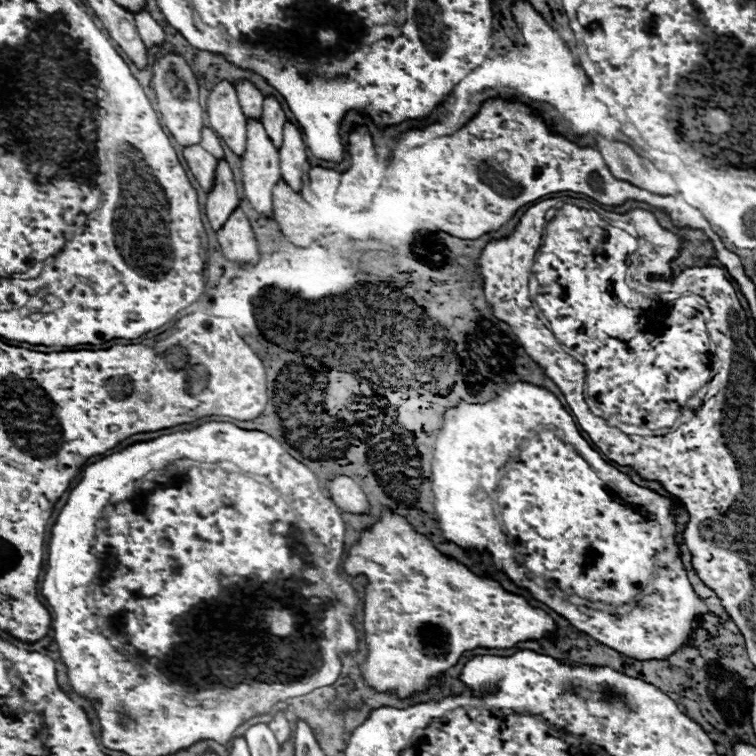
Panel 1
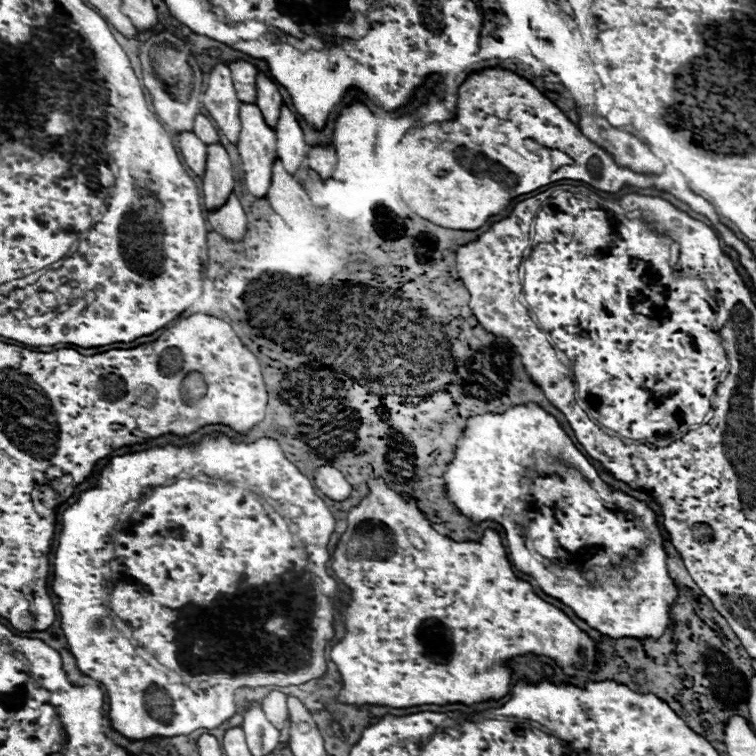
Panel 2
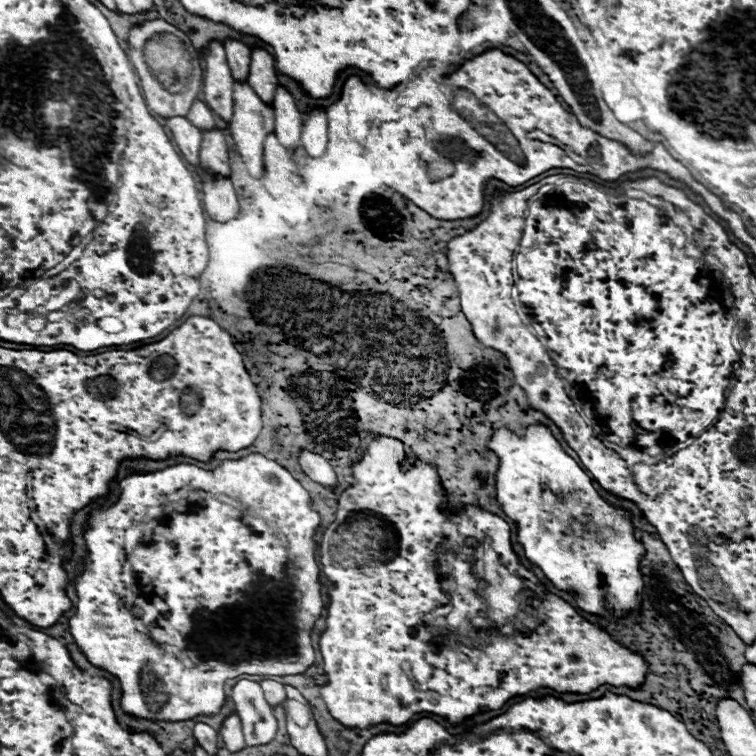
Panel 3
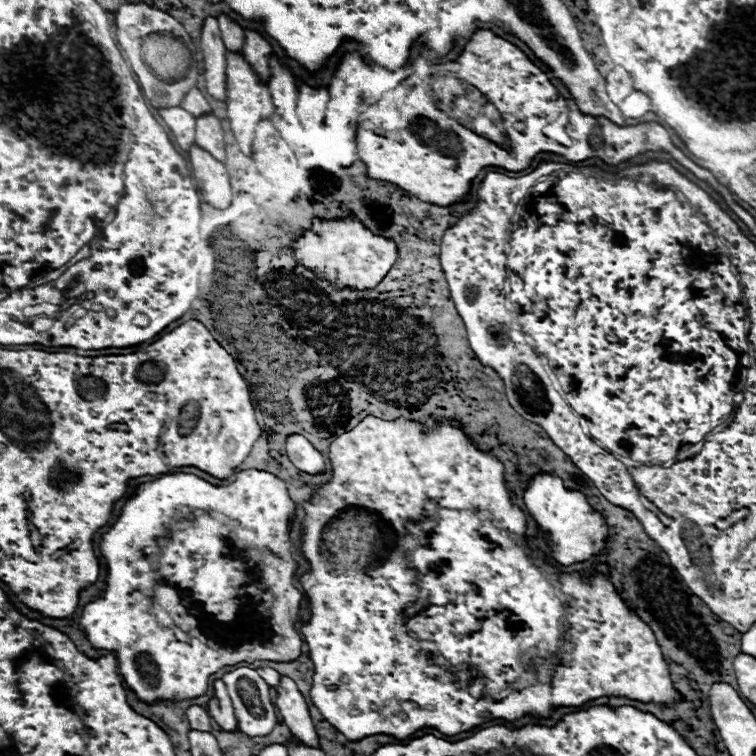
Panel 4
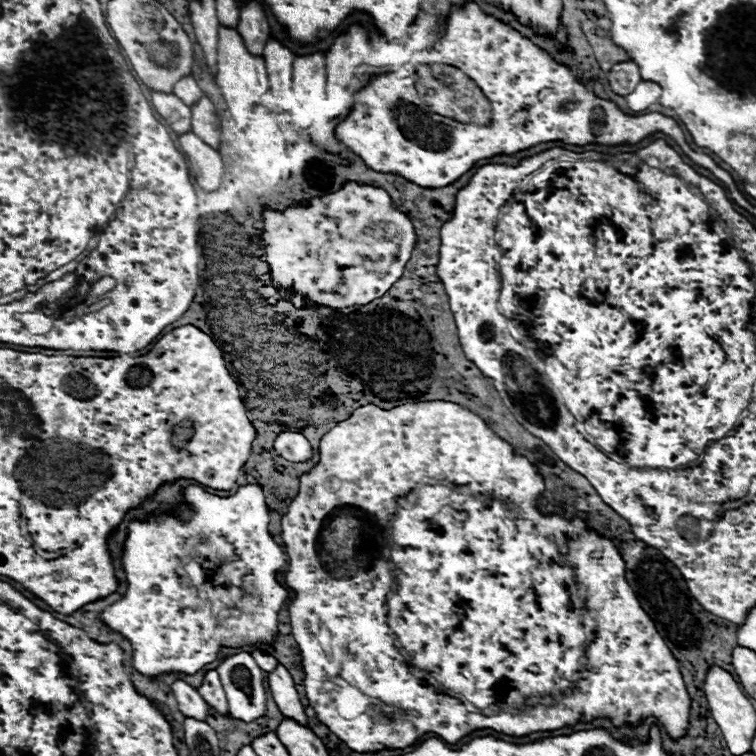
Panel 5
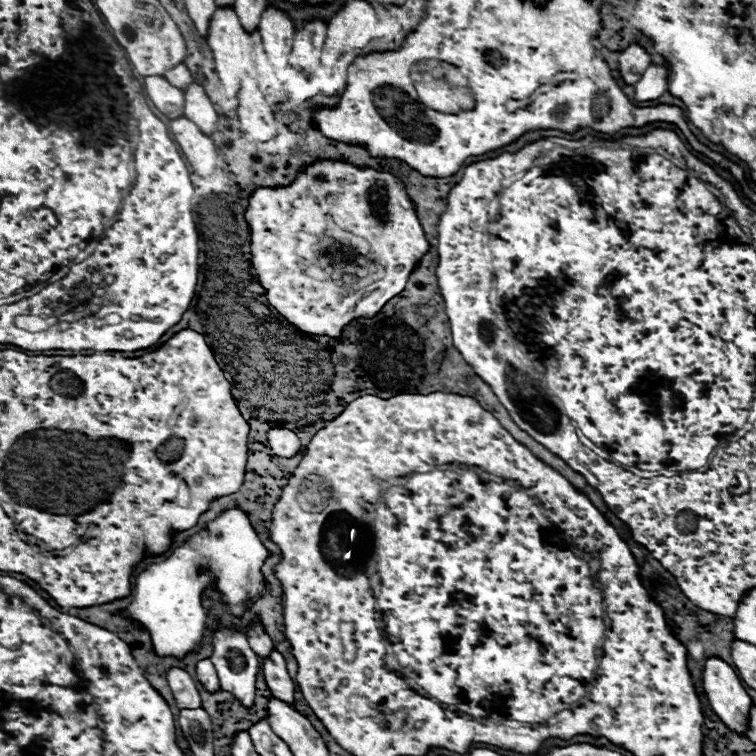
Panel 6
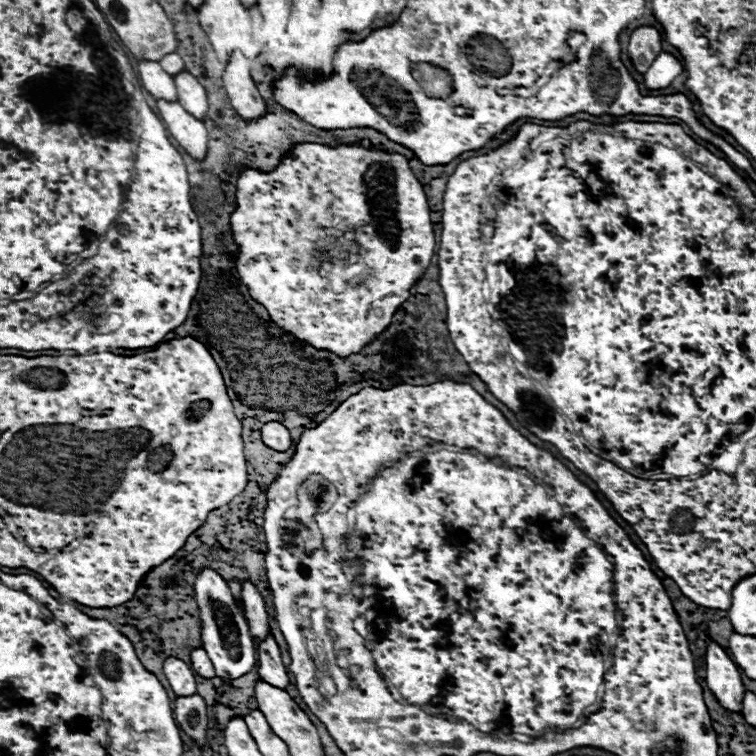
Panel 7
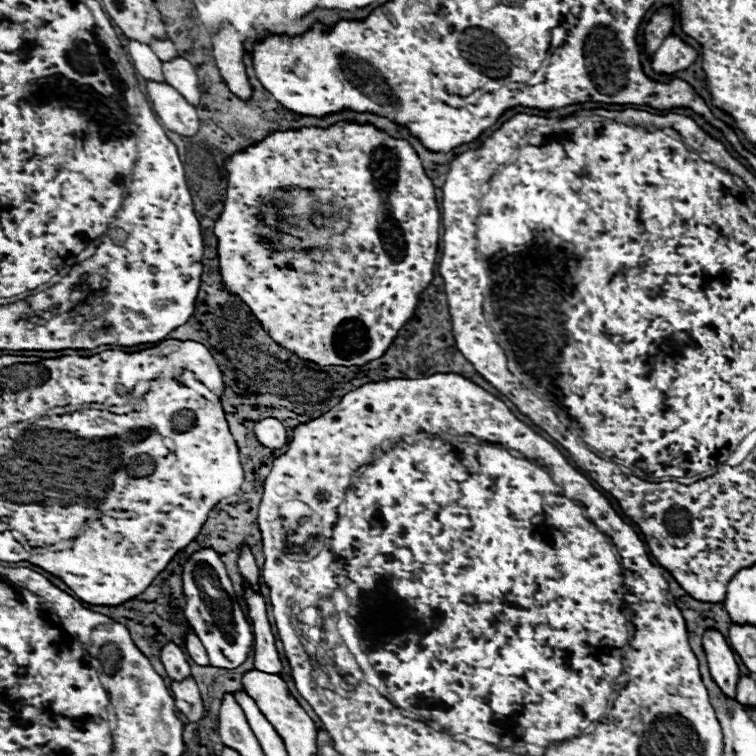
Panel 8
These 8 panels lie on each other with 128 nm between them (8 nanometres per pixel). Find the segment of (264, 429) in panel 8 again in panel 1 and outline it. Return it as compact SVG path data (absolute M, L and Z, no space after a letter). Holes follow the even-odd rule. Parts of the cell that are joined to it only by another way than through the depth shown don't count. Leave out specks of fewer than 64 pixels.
M336 476L328 482L328 492L342 512L370 514L370 502L364 490L348 476Z

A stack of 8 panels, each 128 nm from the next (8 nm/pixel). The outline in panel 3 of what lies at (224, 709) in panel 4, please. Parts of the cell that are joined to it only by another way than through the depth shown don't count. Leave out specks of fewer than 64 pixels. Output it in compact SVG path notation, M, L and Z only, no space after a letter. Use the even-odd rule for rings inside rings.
M232 714L224 720L224 724L220 728L220 738L230 752L242 752L244 750L246 742L244 742L244 734L242 734L242 724L240 724L236 714Z

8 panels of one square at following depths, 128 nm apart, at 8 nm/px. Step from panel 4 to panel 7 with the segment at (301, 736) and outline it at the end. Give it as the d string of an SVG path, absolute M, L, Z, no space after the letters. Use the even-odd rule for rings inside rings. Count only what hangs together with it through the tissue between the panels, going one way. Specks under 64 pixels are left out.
M268 634L268 638L258 644L258 672L264 682L268 682L276 688L286 690L286 686L290 684L288 670L282 664L280 648L274 642L272 634Z

